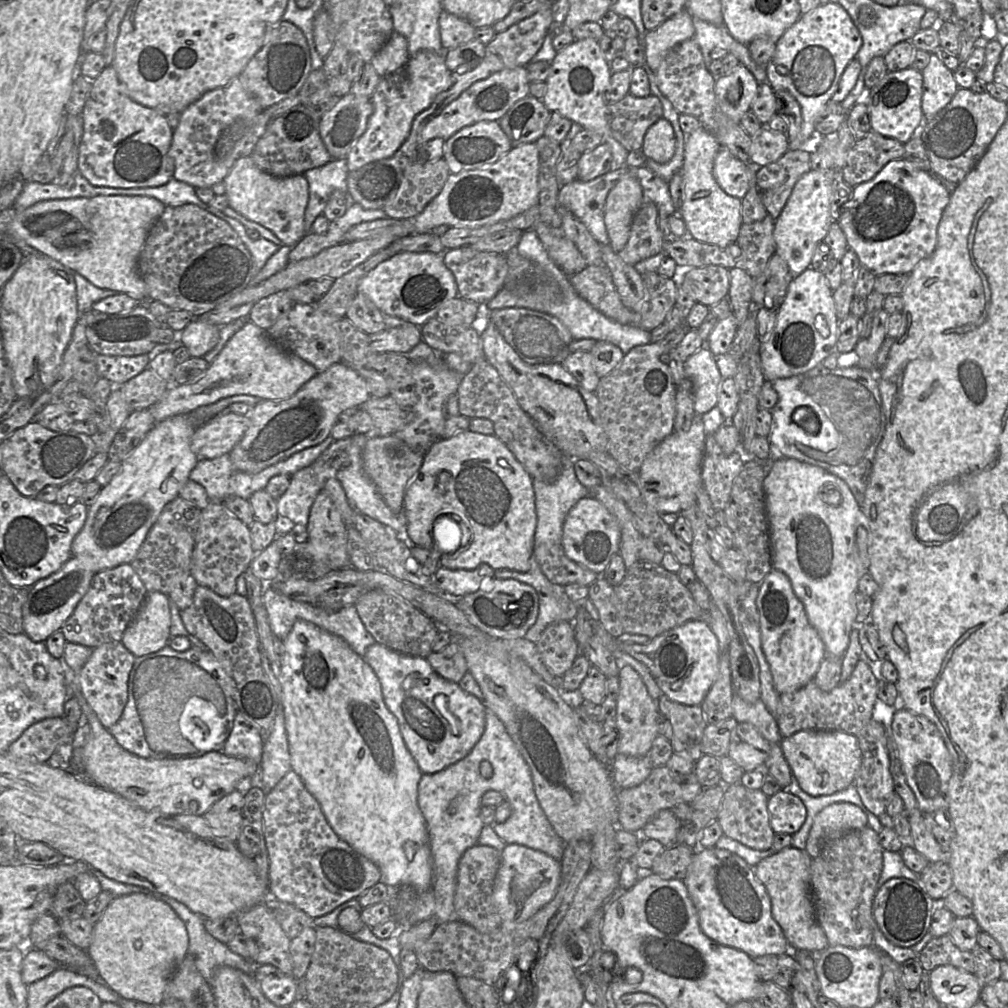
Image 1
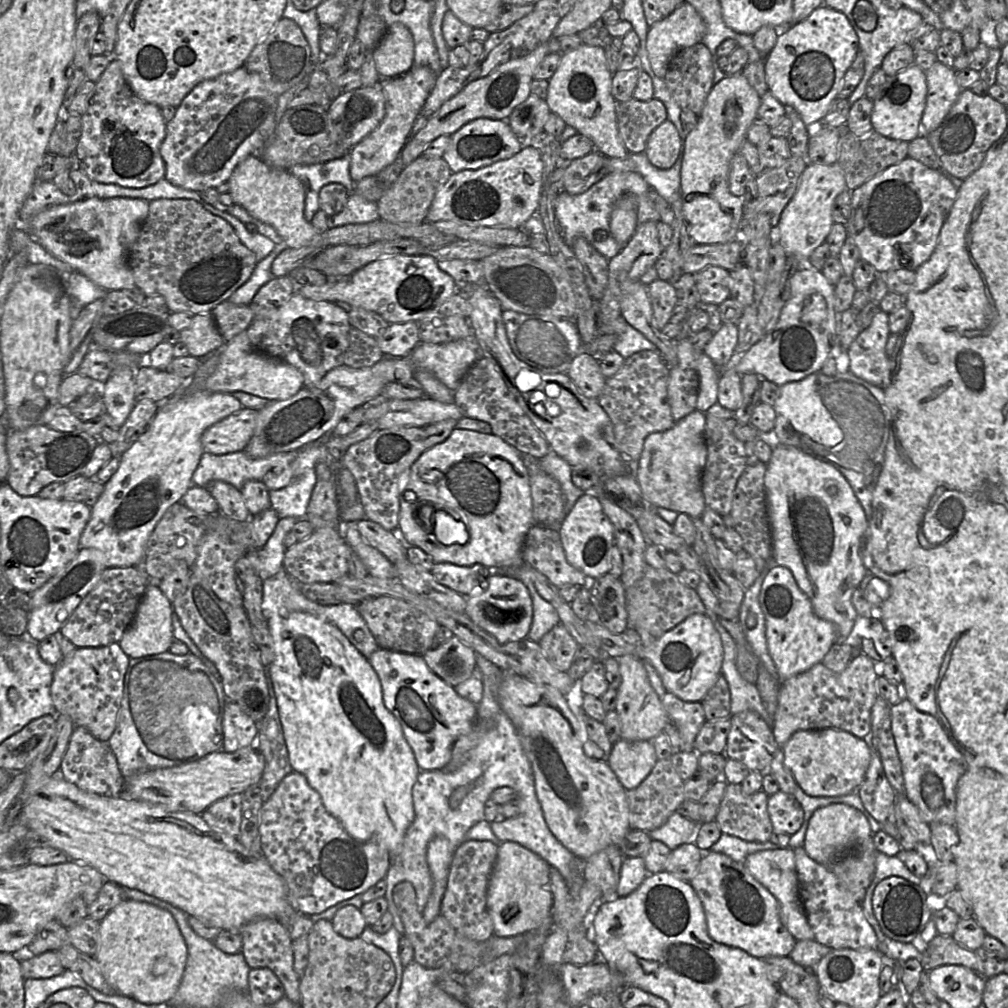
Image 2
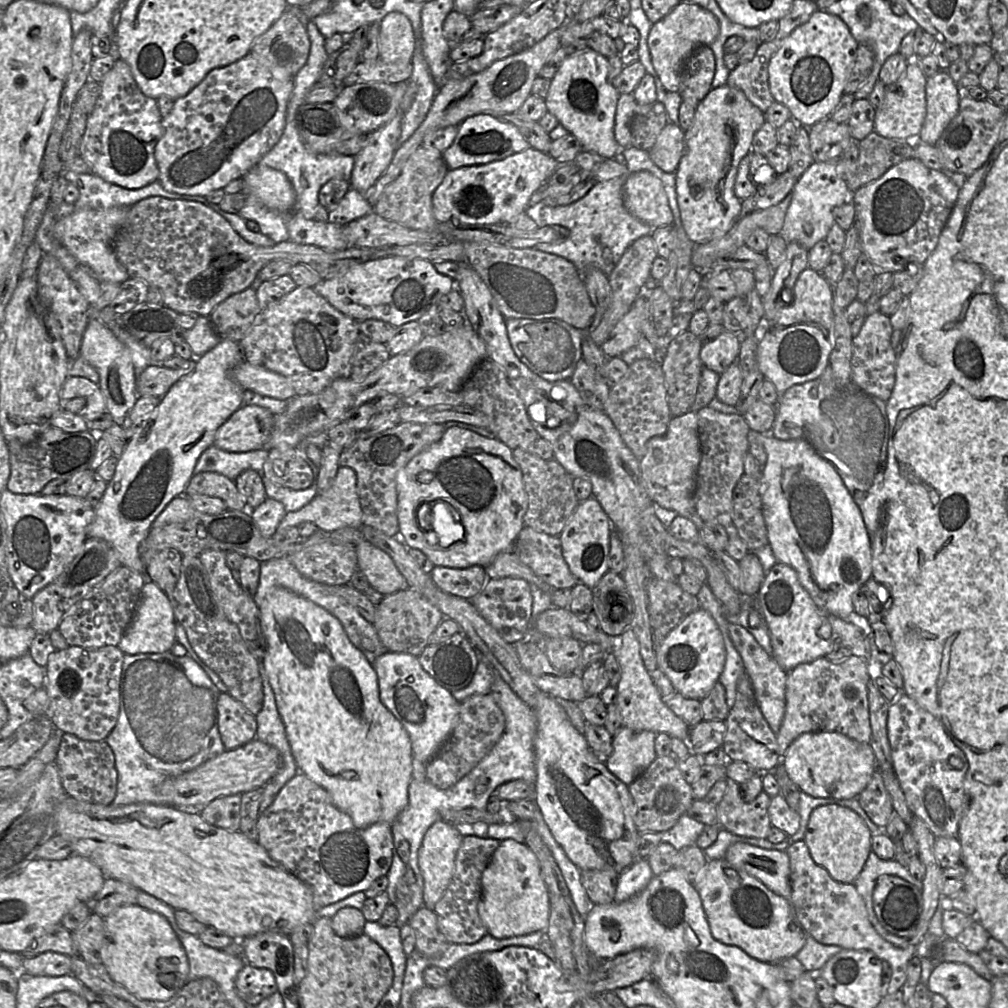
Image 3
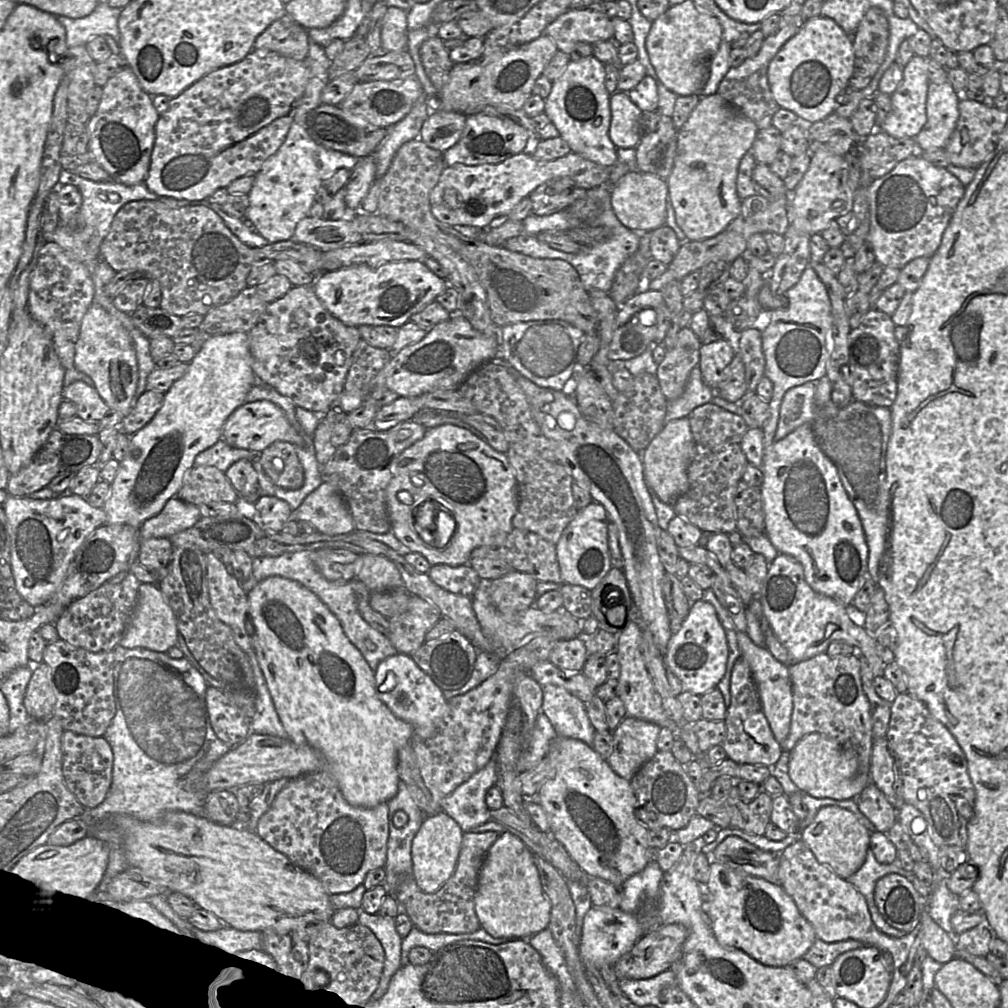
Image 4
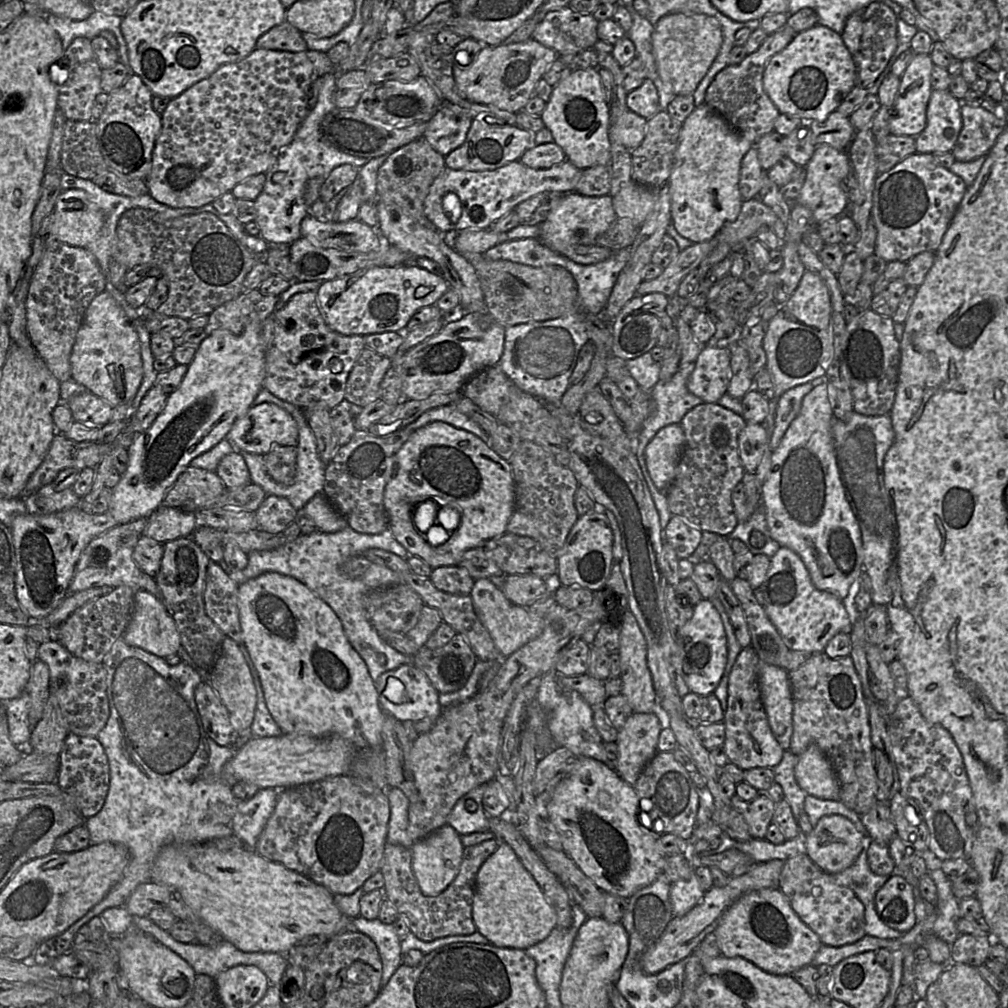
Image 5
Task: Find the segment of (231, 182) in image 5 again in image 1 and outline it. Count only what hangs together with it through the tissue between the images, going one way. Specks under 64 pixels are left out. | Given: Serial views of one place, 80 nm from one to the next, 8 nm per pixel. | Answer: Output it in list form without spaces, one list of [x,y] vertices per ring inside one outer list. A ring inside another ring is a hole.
[[[240,78],[232,79],[228,84],[202,95],[181,112],[178,126],[173,130],[169,156],[174,160],[173,178],[190,184],[194,188],[209,188],[222,182],[235,161],[241,157],[241,151],[247,144],[247,134],[263,111],[259,102],[242,85]]]

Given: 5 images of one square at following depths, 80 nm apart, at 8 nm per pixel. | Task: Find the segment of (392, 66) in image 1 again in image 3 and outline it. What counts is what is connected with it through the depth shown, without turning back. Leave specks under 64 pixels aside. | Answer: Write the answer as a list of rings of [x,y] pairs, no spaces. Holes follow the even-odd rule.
[[[391,12],[380,23],[379,59],[389,64],[411,63],[416,38],[410,20],[400,12]]]

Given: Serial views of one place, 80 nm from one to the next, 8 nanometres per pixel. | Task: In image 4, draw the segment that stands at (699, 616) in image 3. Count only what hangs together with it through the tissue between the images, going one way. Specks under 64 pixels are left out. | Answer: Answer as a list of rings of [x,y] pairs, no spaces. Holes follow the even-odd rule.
[[[703,599],[690,604],[689,613],[680,630],[669,640],[664,660],[669,670],[680,679],[684,691],[701,696],[717,687],[725,674],[728,645],[712,604]]]

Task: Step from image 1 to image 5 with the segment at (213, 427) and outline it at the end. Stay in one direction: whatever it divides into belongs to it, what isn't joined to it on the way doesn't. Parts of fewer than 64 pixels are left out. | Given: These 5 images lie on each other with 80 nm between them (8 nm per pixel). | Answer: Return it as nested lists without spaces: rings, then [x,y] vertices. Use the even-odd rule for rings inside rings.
[[[270,402],[251,406],[241,418],[235,421],[226,439],[237,451],[265,455],[274,447],[297,446],[298,427],[293,417],[283,408]]]

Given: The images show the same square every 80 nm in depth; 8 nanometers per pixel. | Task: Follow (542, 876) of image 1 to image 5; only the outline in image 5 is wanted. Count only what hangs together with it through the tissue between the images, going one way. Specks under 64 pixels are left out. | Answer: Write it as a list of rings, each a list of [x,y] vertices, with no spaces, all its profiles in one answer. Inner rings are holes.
[[[499,842],[497,849],[480,867],[475,882],[472,918],[479,931],[490,944],[500,948],[527,948],[543,941],[557,927],[557,915],[548,903],[533,876],[526,870],[514,850],[504,842]]]

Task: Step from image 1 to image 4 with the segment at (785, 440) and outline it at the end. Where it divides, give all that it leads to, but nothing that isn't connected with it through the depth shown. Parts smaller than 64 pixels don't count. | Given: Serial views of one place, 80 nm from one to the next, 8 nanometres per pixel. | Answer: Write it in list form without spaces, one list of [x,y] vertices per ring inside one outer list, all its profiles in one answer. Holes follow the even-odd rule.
[[[808,381],[785,393],[774,439],[781,440],[799,426],[811,424],[817,444],[836,465],[848,497],[857,509],[868,546],[868,574],[877,583],[879,562],[889,539],[890,501],[885,487],[885,466],[892,431],[891,410],[854,399],[844,407],[838,407],[832,400],[816,407],[815,390],[816,382]]]

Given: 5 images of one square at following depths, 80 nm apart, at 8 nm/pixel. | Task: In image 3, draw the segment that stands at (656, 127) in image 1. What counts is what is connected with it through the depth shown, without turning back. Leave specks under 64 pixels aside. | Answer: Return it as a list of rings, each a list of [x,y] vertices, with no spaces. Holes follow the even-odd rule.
[[[667,123],[649,150],[653,163],[663,172],[675,172],[684,150],[684,131]]]

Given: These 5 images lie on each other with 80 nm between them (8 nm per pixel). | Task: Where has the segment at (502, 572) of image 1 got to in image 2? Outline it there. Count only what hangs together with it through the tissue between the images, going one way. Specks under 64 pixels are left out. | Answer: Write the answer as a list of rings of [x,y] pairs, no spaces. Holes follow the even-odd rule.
[[[519,568],[494,569],[494,571],[505,570],[506,574],[522,581],[528,588],[533,602],[533,620],[527,639],[539,643],[541,638],[549,632],[555,625],[561,623],[559,614],[553,605],[545,600],[537,591],[530,572],[523,572]]]

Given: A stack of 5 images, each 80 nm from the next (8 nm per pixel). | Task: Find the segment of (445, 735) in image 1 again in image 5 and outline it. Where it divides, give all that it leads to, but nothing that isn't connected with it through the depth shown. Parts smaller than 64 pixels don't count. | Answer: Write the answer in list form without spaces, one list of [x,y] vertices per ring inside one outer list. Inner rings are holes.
[[[413,664],[401,665],[383,673],[375,682],[375,689],[383,710],[400,721],[438,718],[444,709],[439,703],[439,692],[427,675]],[[390,677],[395,677],[403,683],[406,702],[396,704],[385,696],[384,691]]]

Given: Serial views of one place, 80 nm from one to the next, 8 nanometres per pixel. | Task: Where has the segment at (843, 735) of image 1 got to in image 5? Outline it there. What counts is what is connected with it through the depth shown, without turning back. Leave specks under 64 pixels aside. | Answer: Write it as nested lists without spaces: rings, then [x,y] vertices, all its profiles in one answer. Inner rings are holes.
[[[815,744],[798,755],[794,768],[798,785],[808,794],[826,800],[839,800],[840,784],[827,756]]]

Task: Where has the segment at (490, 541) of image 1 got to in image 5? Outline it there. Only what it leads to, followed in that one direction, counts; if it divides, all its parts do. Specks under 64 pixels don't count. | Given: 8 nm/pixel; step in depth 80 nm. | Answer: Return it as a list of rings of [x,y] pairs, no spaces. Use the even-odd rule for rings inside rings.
[[[436,421],[413,431],[399,451],[389,459],[383,503],[389,519],[389,529],[409,554],[421,558],[432,569],[458,566],[466,551],[483,547],[489,540],[507,533],[507,525],[514,510],[515,484],[509,461],[502,459],[489,445],[466,430]],[[426,500],[434,501],[440,509],[456,512],[455,523],[451,525],[454,531],[450,536],[442,534],[444,543],[438,543],[435,533],[430,538],[426,533],[421,534],[413,524],[414,510]]]

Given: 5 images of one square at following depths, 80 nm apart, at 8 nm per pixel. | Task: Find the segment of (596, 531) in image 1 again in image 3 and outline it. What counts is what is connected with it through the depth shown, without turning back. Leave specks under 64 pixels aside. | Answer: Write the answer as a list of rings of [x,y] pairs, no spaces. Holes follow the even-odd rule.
[[[589,497],[579,502],[571,518],[559,535],[563,557],[572,574],[590,588],[610,570],[609,550],[612,524],[600,503]]]

